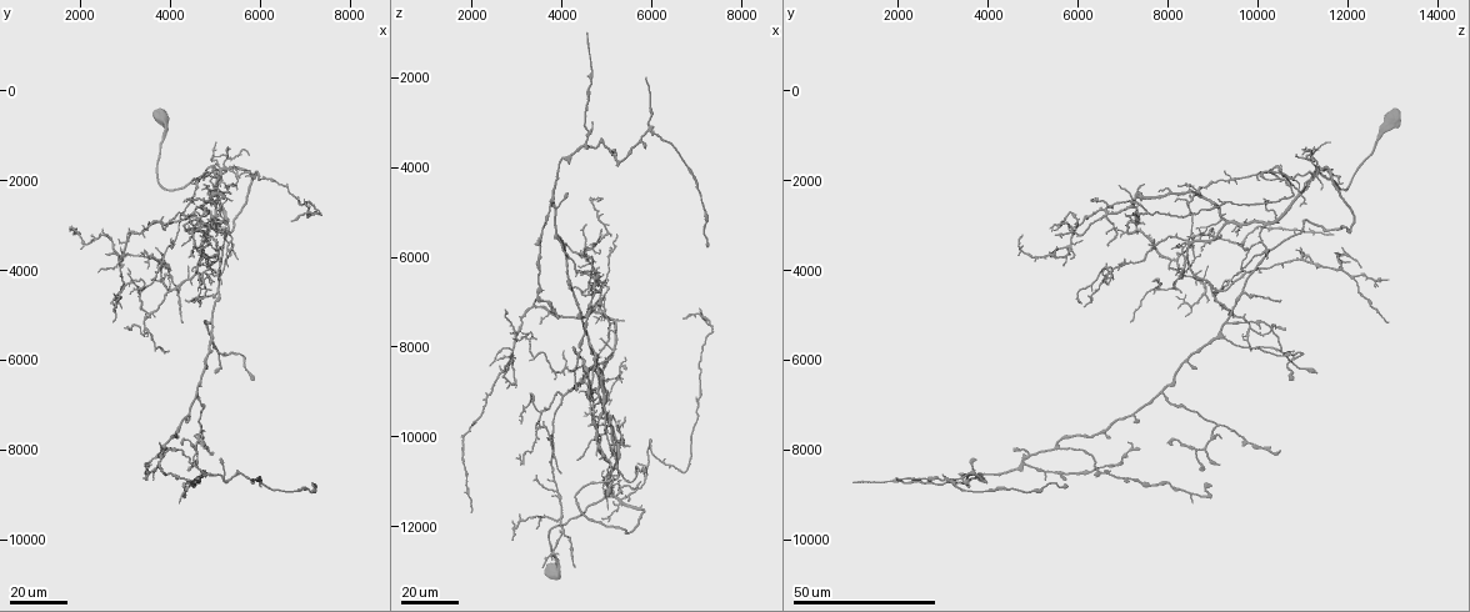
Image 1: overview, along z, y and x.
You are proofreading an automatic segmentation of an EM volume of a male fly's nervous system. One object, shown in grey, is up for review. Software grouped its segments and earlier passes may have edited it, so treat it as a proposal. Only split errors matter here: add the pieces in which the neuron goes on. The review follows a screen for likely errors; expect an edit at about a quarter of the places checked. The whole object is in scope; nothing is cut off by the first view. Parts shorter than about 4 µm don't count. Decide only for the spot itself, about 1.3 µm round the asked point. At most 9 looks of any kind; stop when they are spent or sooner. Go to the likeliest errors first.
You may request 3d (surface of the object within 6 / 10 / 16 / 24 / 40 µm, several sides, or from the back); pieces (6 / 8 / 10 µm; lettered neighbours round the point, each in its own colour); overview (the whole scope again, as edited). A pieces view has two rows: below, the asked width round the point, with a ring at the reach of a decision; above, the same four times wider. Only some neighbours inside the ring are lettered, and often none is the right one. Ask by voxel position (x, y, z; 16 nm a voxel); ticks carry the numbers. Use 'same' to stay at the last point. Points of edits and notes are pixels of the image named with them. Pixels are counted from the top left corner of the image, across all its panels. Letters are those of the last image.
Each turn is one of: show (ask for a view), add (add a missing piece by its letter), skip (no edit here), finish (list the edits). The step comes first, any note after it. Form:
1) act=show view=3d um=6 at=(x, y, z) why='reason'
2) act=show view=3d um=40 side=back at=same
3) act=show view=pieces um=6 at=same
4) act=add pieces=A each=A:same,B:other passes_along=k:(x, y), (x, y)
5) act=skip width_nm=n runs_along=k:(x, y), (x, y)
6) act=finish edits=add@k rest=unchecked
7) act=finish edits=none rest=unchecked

act=show view=3d um=24 at=(4550, 8750, 1050) why='thin end'

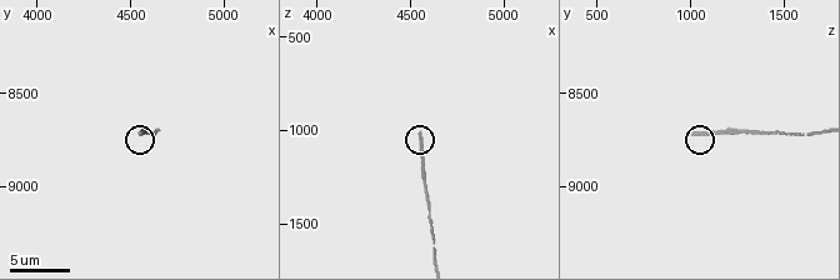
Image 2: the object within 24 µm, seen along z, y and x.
act=show view=pieces um=8 at=(4560, 8700, 1000) why='what lies round it'

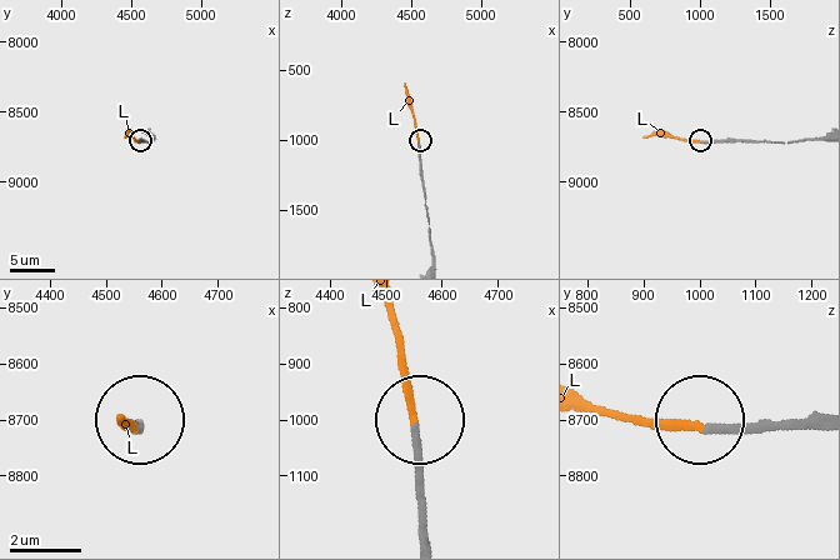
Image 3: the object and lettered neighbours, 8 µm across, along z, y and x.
act=add pieces=L each=L:same passes_along=3:(423, 515), (423, 446), (390, 303) found='the neuron continues'

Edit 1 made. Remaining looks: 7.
act=show view=3d um=16 at=(4250, 5100, 12900)

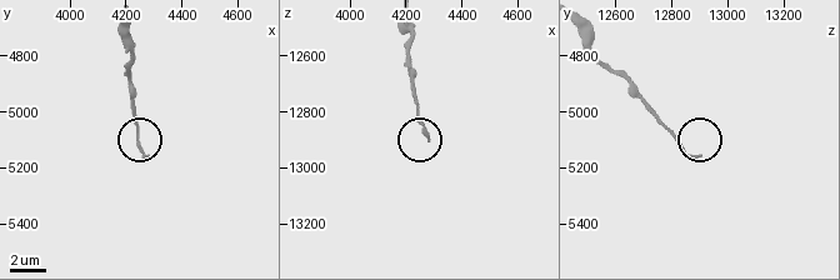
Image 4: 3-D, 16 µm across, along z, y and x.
act=show view=pieces um=8 at=(4280, 5160, 12890)

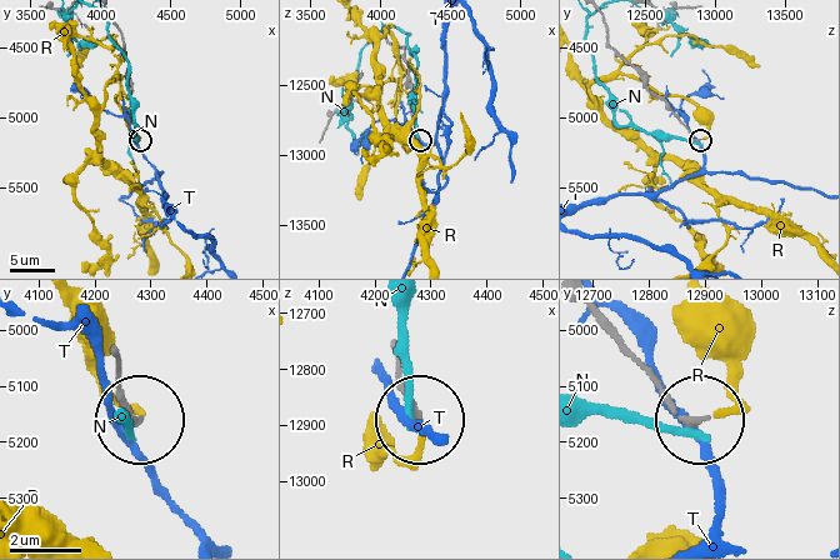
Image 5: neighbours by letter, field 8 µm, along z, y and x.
act=skip width_nm=200 each=N:other,R:other,T:other found='no lettered piece goes on from it'

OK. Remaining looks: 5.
act=show view=3d um=24 at=(4850, 8000, 10450) why='free end'

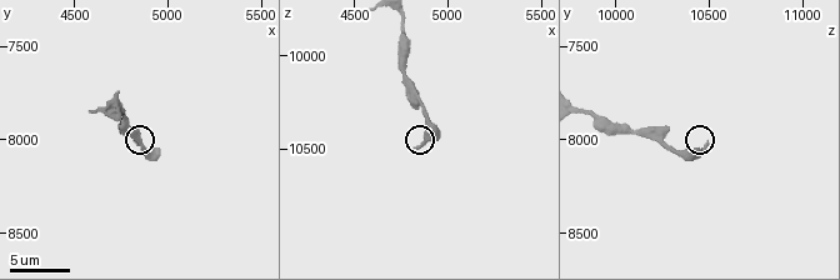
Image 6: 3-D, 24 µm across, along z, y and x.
act=show view=pieces um=6 at=(4840, 8020, 10500)

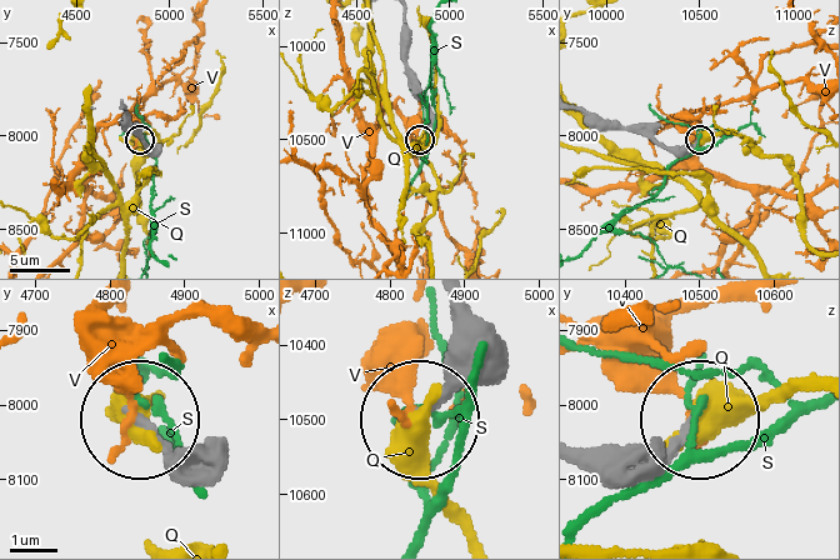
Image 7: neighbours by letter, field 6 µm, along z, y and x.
act=skip each=Q:other,S:other,V:other runs_along=7:(454, 303), (454, 375), (421, 419) found='no lettered piece goes on from it'

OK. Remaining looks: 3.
act=show view=3d um=16 at=(5850, 8600, 2000) why='branch stops here'

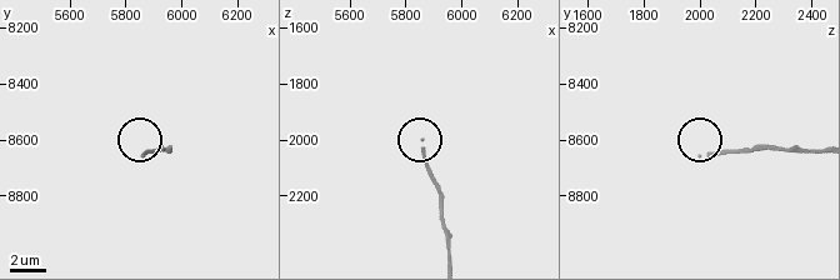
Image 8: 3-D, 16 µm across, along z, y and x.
act=show view=pieces um=8 at=(5860, 8660, 1990) why='see the neighbours'

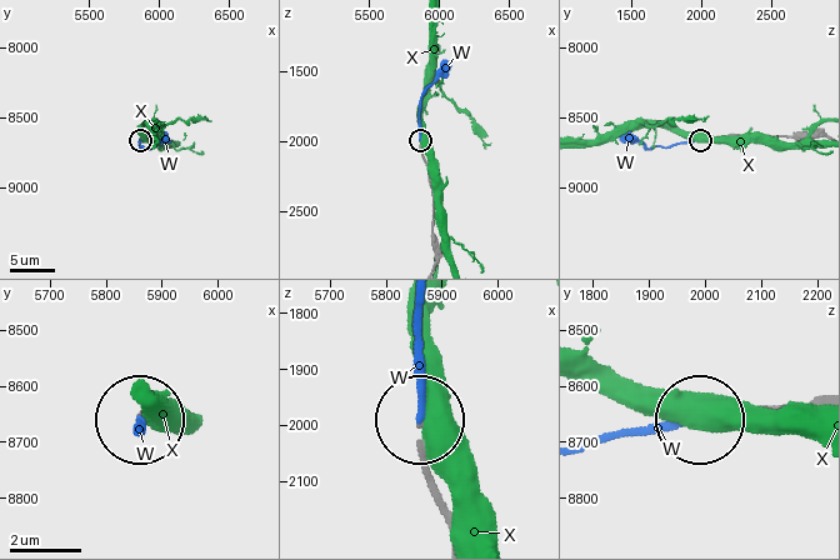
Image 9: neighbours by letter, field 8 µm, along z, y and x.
act=add pieces=W width_nm=110 each=W:same,X:other passes_along=9:(428, 164), (420, 146), (420, 99), (446, 60) found='the neuron continues'

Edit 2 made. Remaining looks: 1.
act=finish edits=add@3,add@9 rest=unchecked

